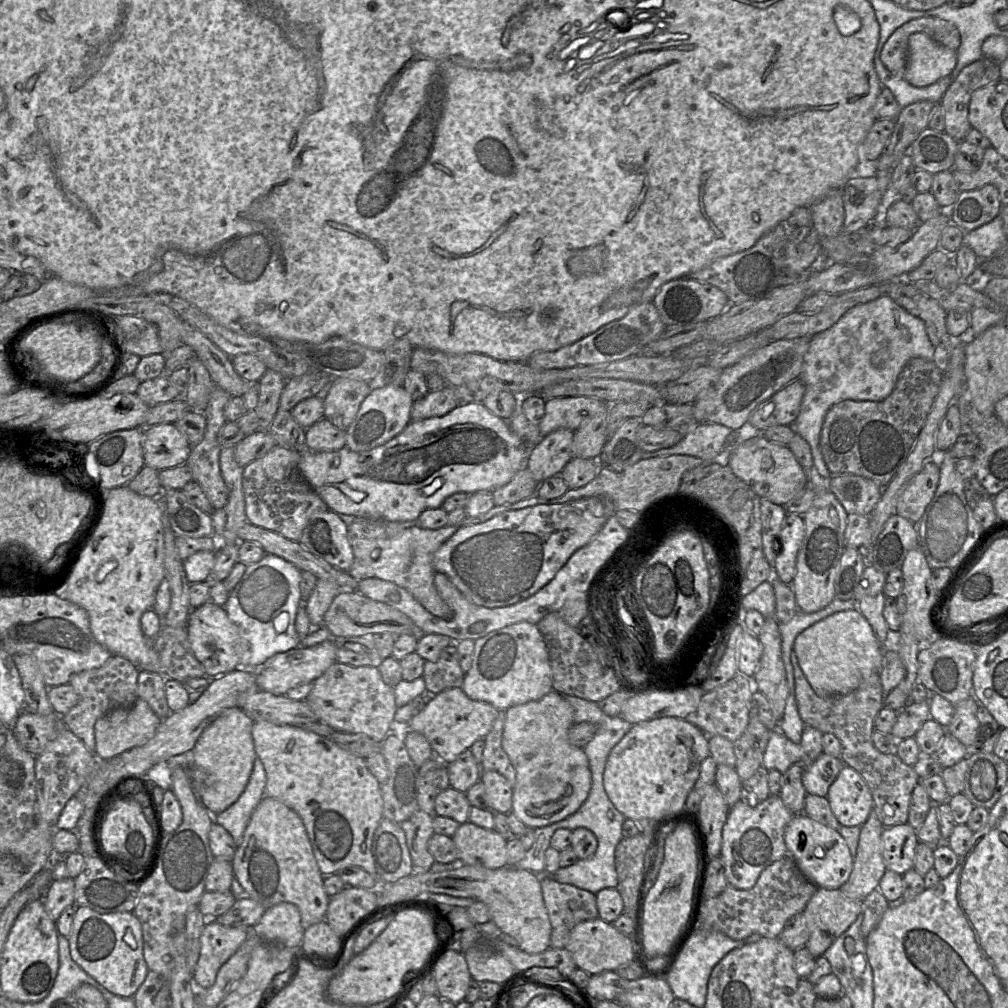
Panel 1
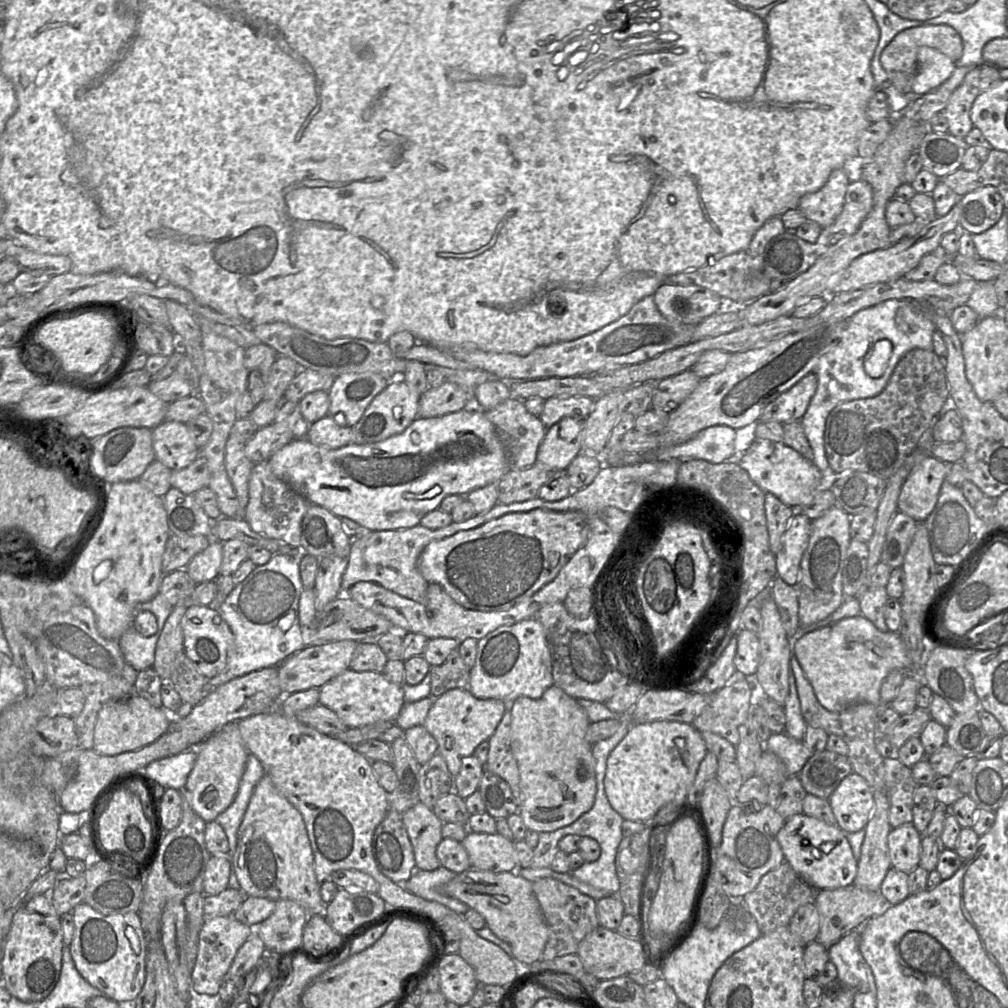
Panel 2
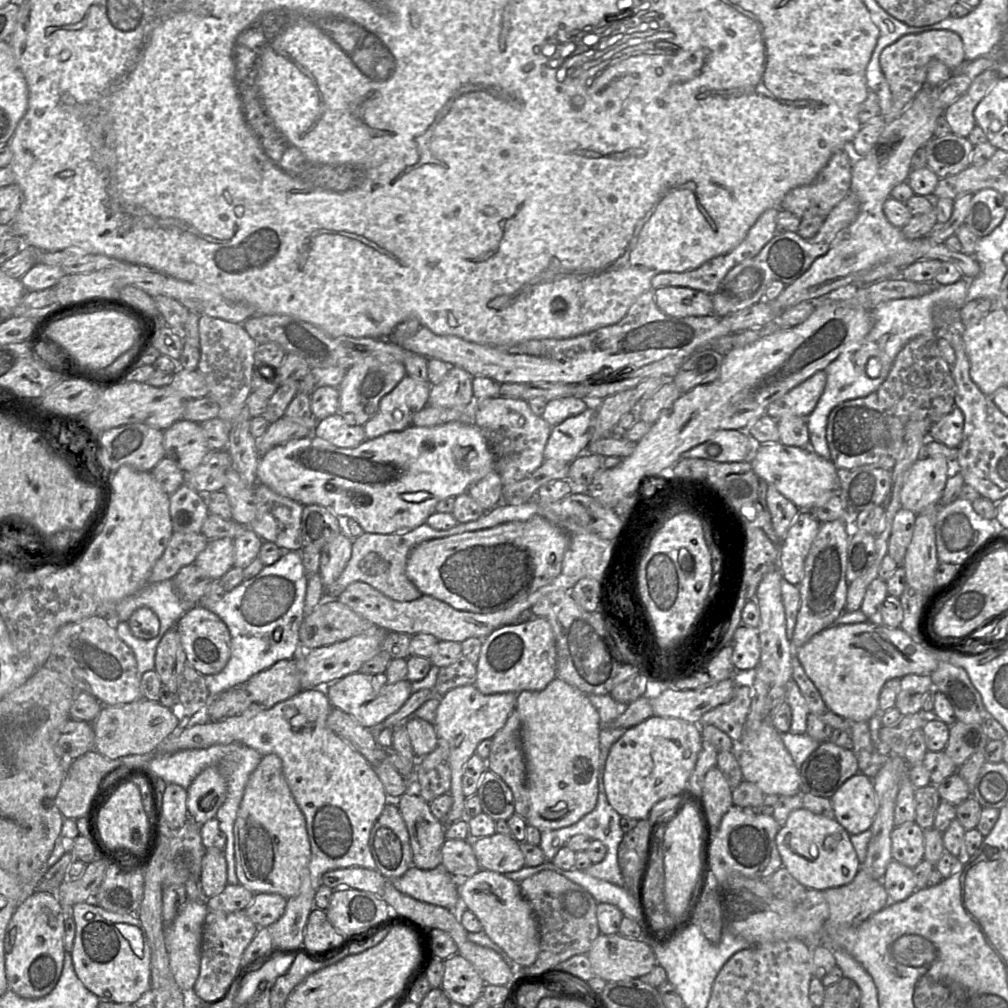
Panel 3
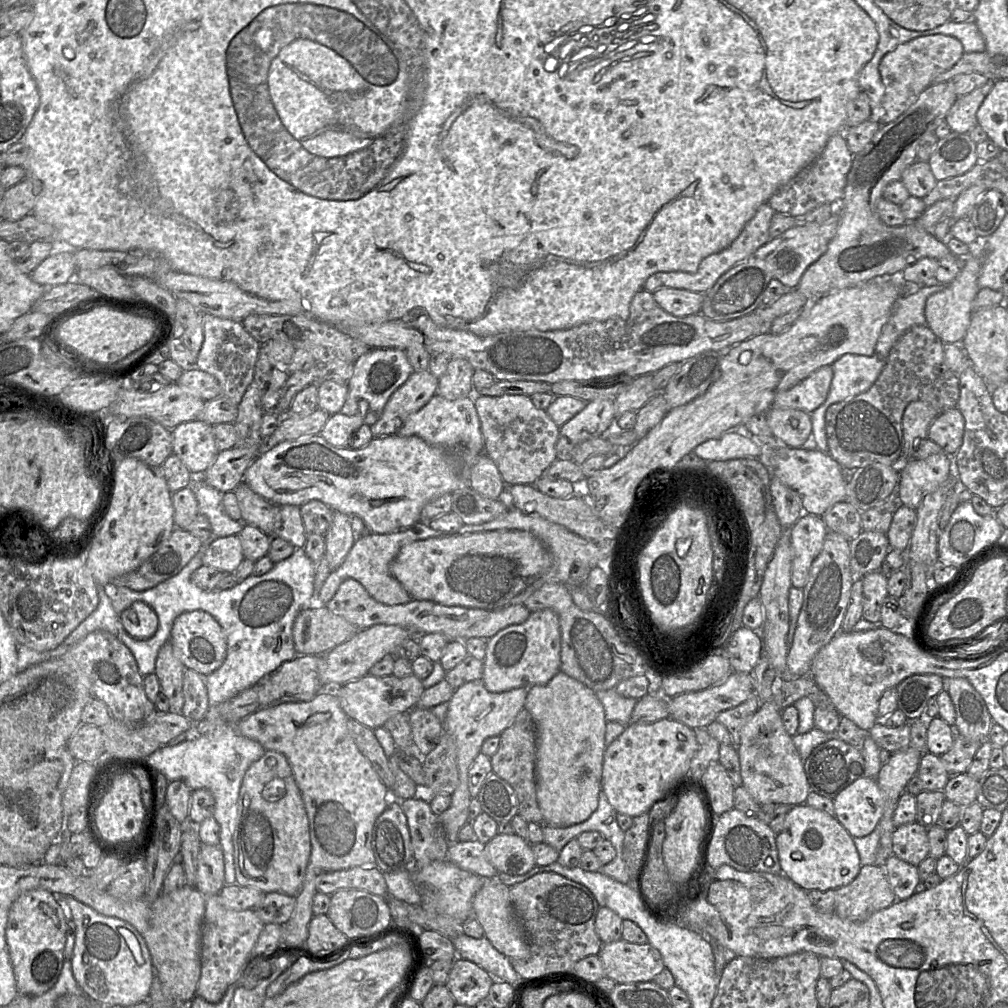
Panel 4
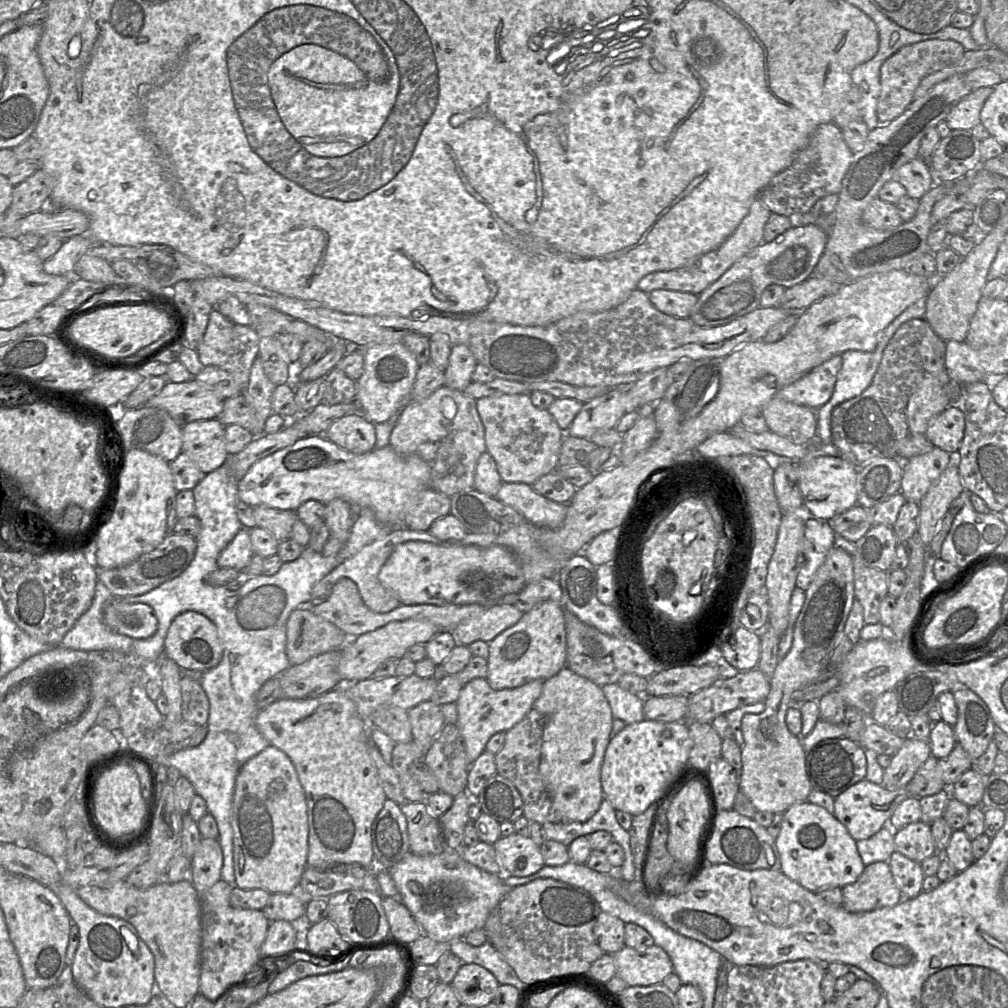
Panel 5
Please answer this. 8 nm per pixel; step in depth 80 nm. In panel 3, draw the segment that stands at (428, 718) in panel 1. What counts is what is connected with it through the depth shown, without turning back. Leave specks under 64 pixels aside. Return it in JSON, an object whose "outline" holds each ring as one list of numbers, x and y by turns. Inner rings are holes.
{"outline":[[475,685,454,688,440,697,434,726,439,743,446,743,449,749,451,768,451,789,453,804,445,817,445,825,450,825,465,818,466,797,462,789,464,765,475,754,480,742,492,739,504,727,510,714,516,709,517,694,513,692,483,694]]}

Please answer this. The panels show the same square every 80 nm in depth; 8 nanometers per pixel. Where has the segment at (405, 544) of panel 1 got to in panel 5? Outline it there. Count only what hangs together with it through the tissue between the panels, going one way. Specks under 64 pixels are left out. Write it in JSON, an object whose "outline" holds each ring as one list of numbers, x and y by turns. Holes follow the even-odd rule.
{"outline":[[404,526,393,527,386,536,364,546,358,553,341,562,335,569,333,569,330,573,328,573,320,581,318,581,312,588,308,605,310,607,315,607,324,603,331,595,335,583,340,578,349,578,356,583,361,598,369,609,377,613,387,613,392,611,393,609,401,605,401,603,392,591,382,585,382,583,379,581,378,576,381,567,389,558,393,549,398,544,407,541,424,541,436,545,456,544,456,541,440,540,430,534,429,531,410,530]]}

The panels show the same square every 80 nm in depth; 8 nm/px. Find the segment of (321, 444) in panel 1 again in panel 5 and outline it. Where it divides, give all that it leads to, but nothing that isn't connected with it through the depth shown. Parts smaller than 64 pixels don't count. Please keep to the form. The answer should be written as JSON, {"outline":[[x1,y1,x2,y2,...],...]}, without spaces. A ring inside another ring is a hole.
{"outline":[[348,414,337,419,324,436,338,447,355,454,364,454,376,448,375,424,359,414]]}

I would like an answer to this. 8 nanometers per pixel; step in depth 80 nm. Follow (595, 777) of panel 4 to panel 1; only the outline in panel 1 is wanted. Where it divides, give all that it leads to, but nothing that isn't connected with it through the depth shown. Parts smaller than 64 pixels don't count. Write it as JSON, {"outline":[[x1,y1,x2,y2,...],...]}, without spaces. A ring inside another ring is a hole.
{"outline":[[552,690,540,700,506,710,502,748,516,772,511,812,527,827,540,828,567,818,580,808,589,795,592,777,588,758,583,748,571,744,568,738,569,729,574,723,572,705,556,690]]}

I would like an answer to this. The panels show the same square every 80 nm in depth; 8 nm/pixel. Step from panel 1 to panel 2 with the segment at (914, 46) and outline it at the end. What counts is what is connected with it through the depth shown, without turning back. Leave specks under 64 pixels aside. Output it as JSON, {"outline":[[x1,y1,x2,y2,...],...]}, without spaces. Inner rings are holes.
{"outline":[[922,46,918,51,918,72,913,83,913,93,925,95,949,79,956,62,940,51]]}

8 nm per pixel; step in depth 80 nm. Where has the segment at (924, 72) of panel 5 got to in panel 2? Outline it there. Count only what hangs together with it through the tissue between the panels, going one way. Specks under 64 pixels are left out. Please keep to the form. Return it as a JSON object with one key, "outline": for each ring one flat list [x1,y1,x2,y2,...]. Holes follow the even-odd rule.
{"outline":[[946,24,913,27,898,33,883,49,880,61,893,85,903,94,913,93,913,83,918,72,918,51,922,46,936,49,954,62,959,61,963,54,960,34]]}

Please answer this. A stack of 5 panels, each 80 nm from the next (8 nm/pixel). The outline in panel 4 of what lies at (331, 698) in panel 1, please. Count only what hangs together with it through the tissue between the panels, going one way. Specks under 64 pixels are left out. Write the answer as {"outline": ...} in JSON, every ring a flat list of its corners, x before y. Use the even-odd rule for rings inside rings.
{"outline":[[368,673,341,686,326,689,334,689,342,709,349,718,373,730,383,726,395,714,408,713,416,707,425,687,422,680,413,674,398,678,393,675,377,677]]}

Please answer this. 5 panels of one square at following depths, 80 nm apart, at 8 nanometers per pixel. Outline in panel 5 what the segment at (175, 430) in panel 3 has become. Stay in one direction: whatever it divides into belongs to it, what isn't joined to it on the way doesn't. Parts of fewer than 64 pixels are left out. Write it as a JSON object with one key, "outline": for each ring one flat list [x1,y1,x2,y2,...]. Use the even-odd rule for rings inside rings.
{"outline":[[218,419,190,422,181,431,182,453,205,475,224,465,228,457,225,426]]}

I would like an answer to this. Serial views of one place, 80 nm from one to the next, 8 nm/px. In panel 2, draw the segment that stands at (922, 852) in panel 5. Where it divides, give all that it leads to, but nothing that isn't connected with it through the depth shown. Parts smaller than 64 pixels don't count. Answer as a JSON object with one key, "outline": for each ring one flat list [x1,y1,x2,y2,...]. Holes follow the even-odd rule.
{"outline":[[912,823,891,829,888,849,893,868,909,874,919,866,922,836]]}

